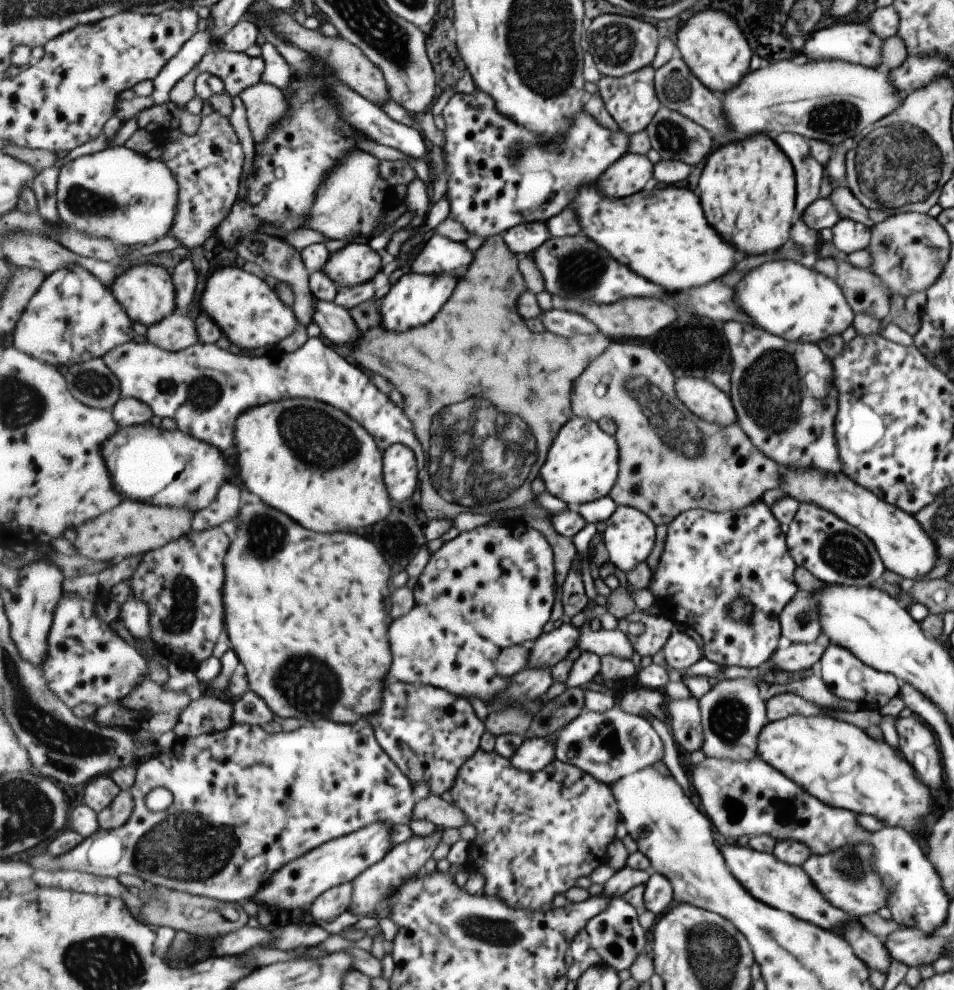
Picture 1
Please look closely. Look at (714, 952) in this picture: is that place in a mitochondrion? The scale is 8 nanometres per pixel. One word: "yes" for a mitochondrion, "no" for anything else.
yes

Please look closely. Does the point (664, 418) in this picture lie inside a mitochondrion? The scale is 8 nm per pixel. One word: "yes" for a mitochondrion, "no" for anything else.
yes

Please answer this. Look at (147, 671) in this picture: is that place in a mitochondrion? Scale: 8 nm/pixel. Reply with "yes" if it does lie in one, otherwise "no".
no

